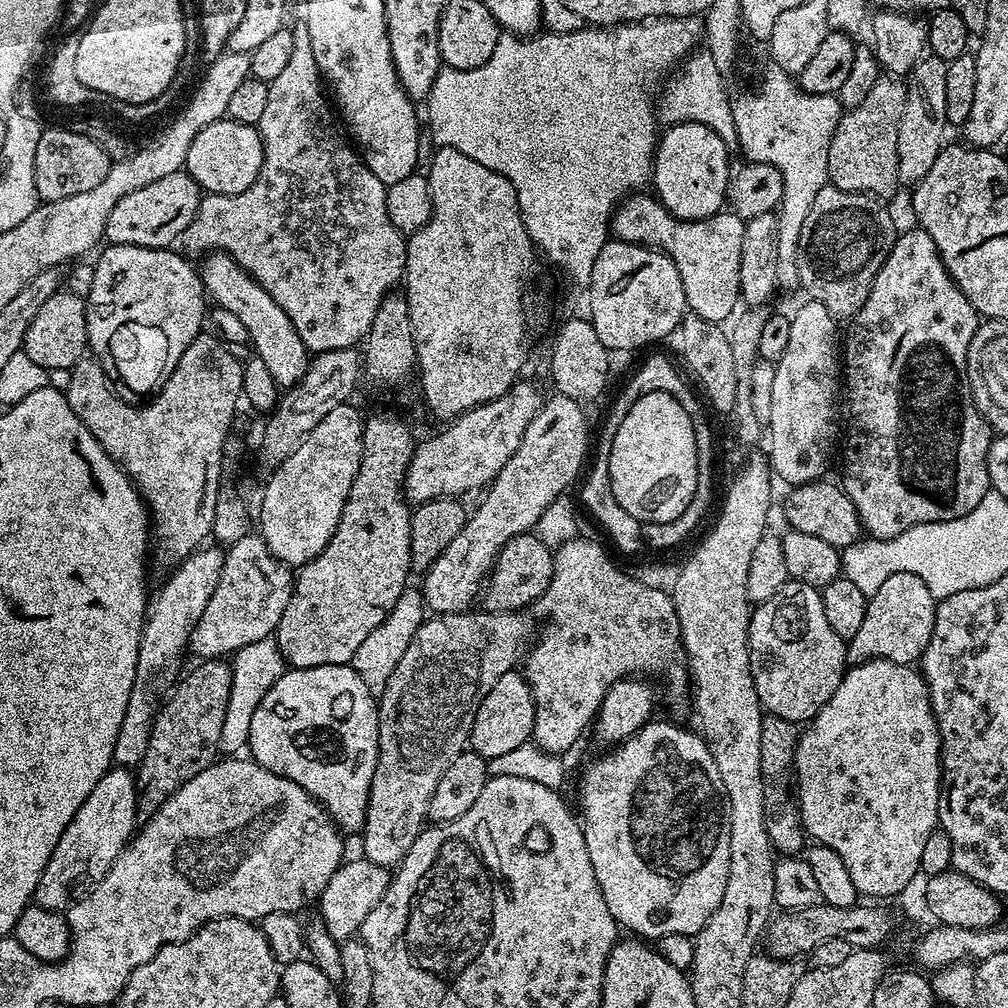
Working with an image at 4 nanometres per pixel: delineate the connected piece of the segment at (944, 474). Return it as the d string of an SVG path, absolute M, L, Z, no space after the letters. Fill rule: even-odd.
M912 226L909 232L901 231L897 235L894 246L890 250L890 254L882 266L878 270L878 274L874 278L874 282L870 286L870 294L866 298L866 302L856 311L856 315L851 317L850 323L847 325L848 337L842 340L842 384L848 387L848 437L843 437L842 448L844 444L844 480L842 479L842 487L844 492L850 498L850 502L854 502L854 510L858 510L858 518L860 519L861 529L869 537L877 540L889 540L898 534L902 534L906 530L910 530L919 524L933 524L934 522L946 522L954 518L962 518L966 514L970 514L970 510L974 510L974 506L978 506L978 502L982 502L982 498L989 492L990 485L988 482L988 451L994 439L994 429L988 420L974 406L974 398L970 390L970 382L968 381L968 347L970 346L970 338L974 338L976 326L978 323L978 314L974 310L974 306L966 298L966 294L962 294L962 290L950 278L950 274L946 270L946 266L942 262L942 258L938 254L938 246L934 246L934 238L930 238L930 234L926 234L926 230L919 226Z

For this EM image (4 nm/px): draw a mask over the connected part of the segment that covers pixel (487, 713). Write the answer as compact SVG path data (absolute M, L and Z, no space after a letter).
M513 670L502 674L502 678L498 678L498 682L494 682L490 694L486 694L486 698L482 698L482 706L478 706L474 718L470 748L471 751L488 761L529 743L532 740L533 730L534 698L532 691L523 675L519 671Z

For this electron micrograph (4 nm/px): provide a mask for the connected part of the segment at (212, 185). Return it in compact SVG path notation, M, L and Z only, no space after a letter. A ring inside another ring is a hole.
M225 118L198 130L194 142L190 142L184 168L205 193L233 196L242 194L242 190L256 181L263 161L264 143L259 127Z

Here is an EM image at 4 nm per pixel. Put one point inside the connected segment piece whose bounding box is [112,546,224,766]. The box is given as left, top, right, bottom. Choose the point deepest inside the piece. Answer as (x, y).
(173, 613)

